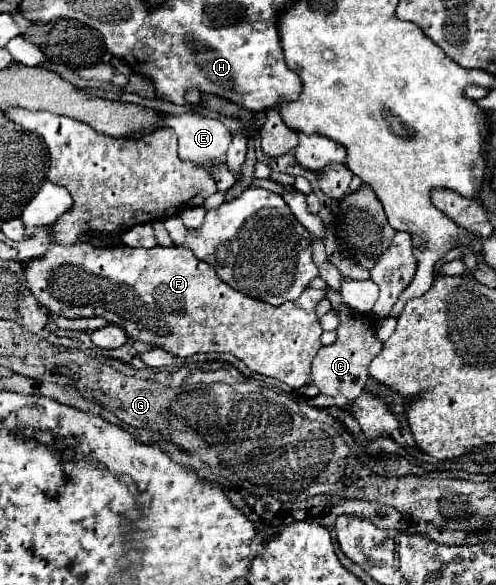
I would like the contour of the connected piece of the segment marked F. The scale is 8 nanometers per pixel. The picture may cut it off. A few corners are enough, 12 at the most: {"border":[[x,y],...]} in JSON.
{"border":[[53,244],[51,314],[311,382],[325,290],[281,306],[183,246]]}

